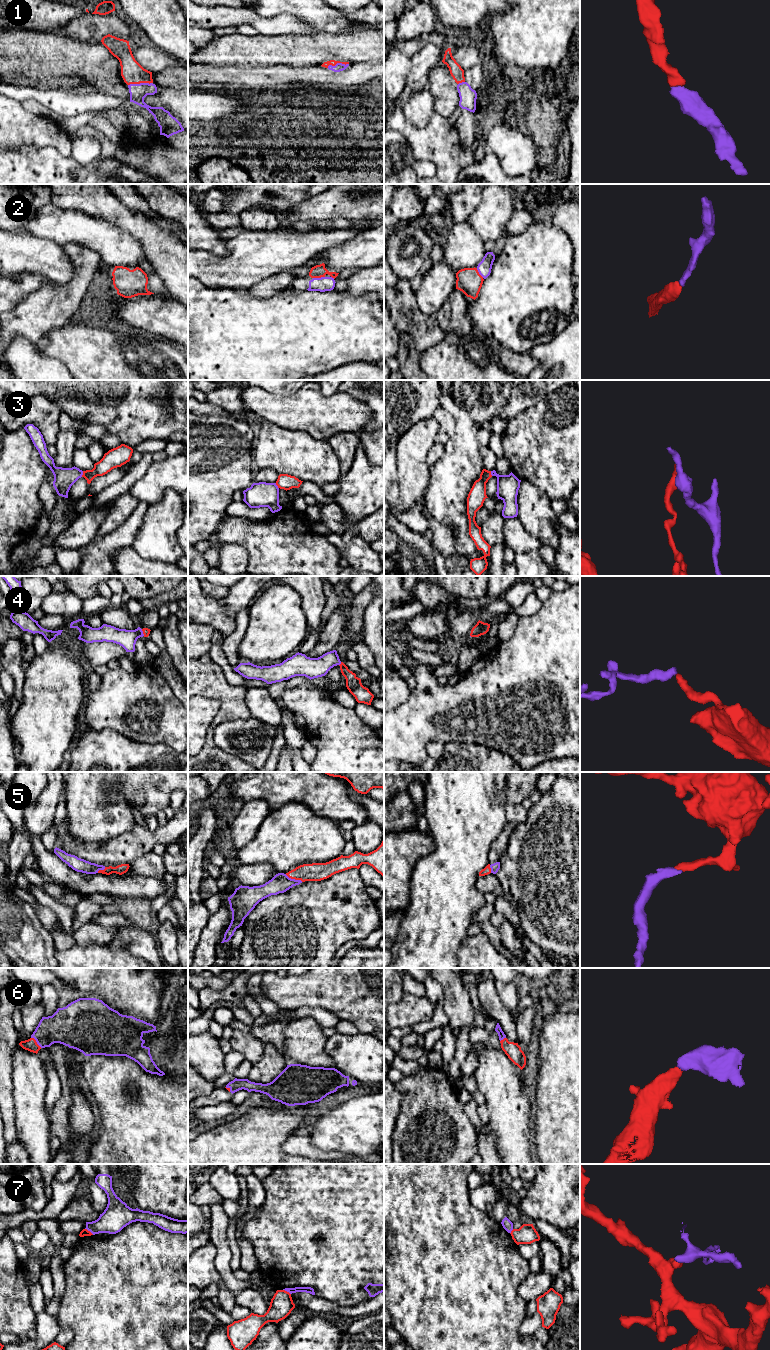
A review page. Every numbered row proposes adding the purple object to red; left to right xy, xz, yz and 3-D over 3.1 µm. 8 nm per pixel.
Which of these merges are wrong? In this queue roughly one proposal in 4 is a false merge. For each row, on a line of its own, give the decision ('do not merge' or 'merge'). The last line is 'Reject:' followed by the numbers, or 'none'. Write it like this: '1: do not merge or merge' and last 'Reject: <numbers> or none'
1: merge
2: merge
3: do not merge
4: merge
5: merge
6: merge
7: do not merge
Reject: 3, 7

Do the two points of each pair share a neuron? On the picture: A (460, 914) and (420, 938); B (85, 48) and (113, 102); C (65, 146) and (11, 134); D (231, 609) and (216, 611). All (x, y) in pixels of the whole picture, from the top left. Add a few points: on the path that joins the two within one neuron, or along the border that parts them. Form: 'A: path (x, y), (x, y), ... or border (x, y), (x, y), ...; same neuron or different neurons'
A: path (450, 914), (445, 914), (430, 929); same neuron
B: border (98, 91), (126, 98), (129, 101); different neurons
C: path (52, 134), (24, 134); same neuron
D: border (221, 599), (225, 606), (225, 612), (234, 618); different neurons

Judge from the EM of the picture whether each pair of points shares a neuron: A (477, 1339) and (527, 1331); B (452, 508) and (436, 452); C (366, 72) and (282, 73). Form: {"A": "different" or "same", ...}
{"A": "different", "B": "different", "C": "same"}

